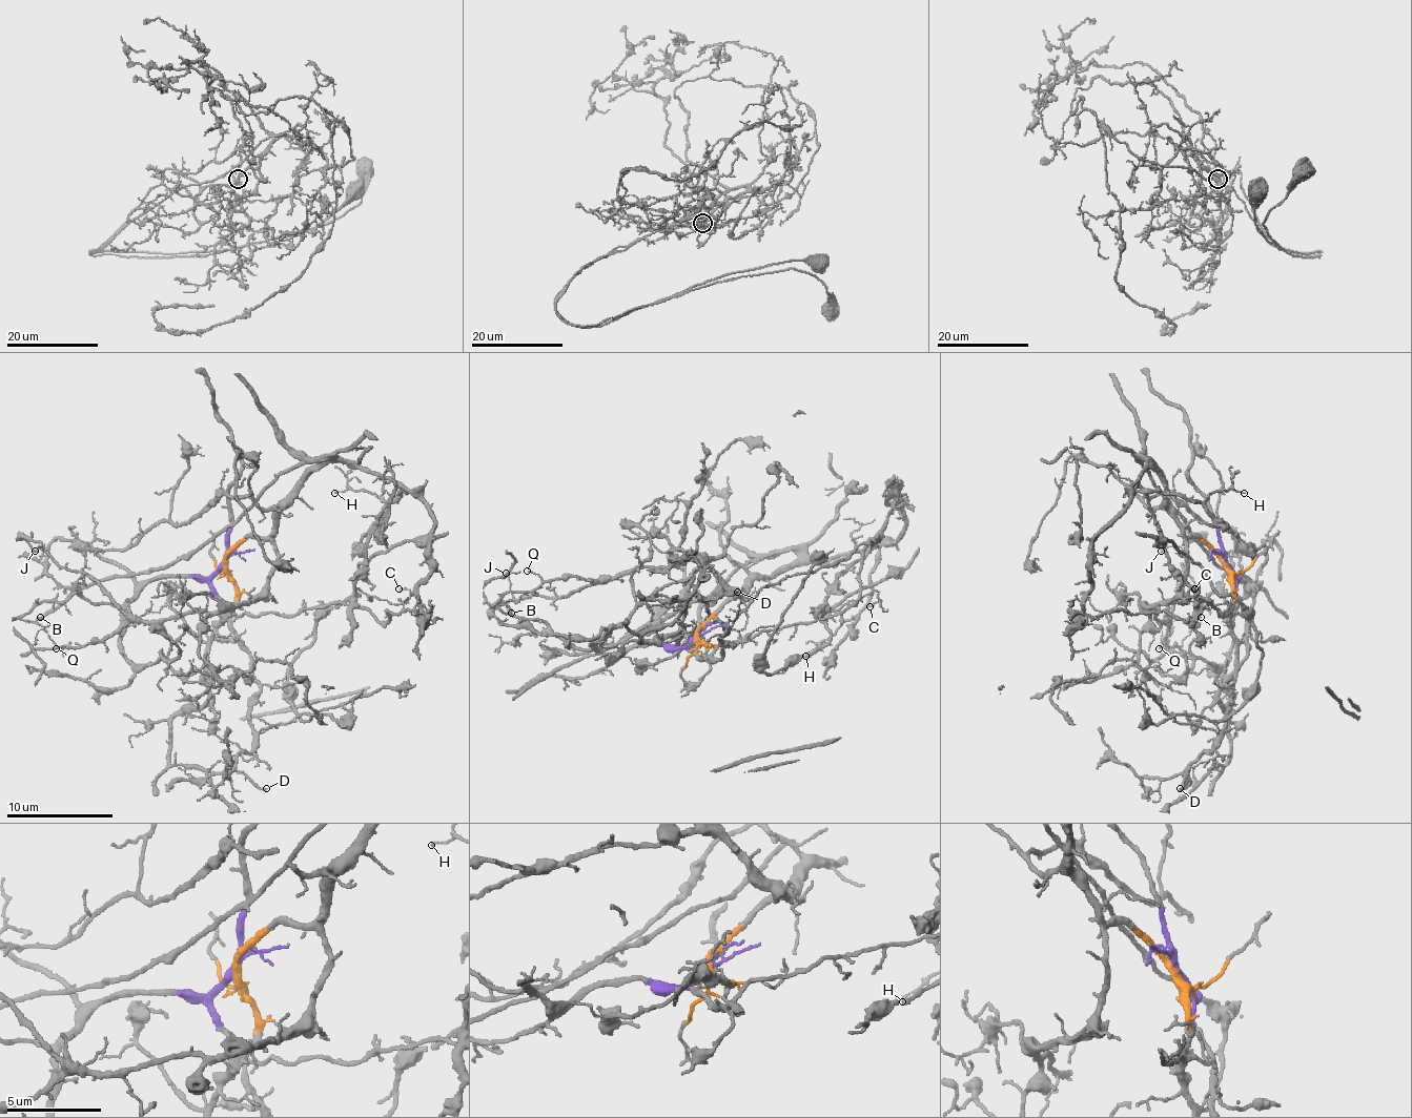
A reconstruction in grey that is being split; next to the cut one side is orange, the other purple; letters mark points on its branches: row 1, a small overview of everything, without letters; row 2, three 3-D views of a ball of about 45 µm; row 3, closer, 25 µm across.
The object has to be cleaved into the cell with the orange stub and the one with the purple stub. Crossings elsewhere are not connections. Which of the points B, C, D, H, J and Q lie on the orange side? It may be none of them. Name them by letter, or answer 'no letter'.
C, H, J, Q

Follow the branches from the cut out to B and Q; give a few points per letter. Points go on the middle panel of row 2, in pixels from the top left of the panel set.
B: (695, 638), (676, 645), (636, 643), (605, 656), (572, 648), (546, 624), (492, 605), (508, 605), (511, 614)
Q: (695, 638), (730, 600), (749, 597), (738, 597), (700, 562), (548, 581), (527, 571)

